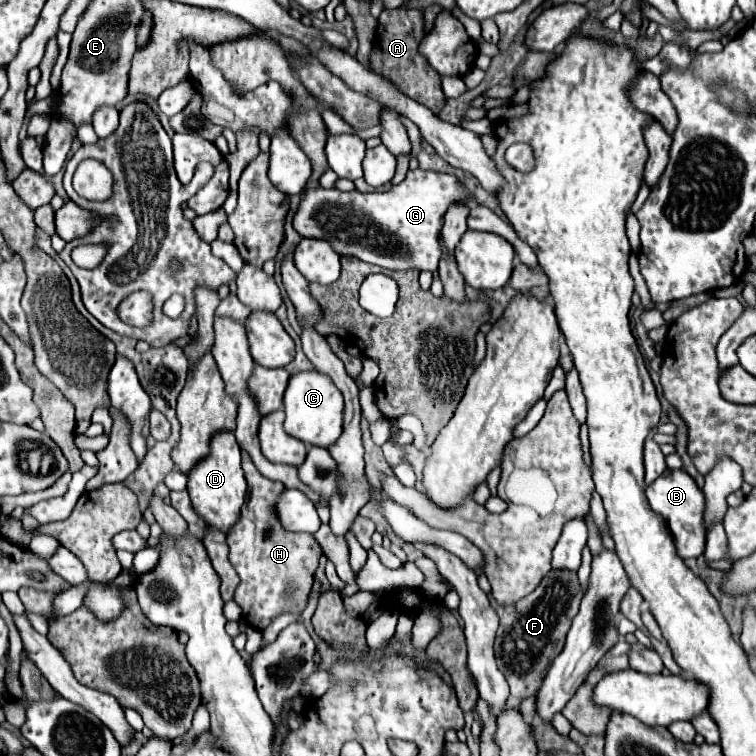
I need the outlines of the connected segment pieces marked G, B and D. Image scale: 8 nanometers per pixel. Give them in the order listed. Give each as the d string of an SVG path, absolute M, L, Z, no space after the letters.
M413 169L407 173L407 177L399 183L393 185L385 193L343 193L339 189L309 189L305 191L301 205L295 213L293 227L299 235L303 237L313 237L313 239L325 239L331 243L333 251L345 257L357 257L365 263L391 269L391 271L407 271L407 269L417 269L417 271L437 271L439 263L439 233L443 227L443 215L453 203L471 203L471 193L467 187L449 173L437 173L437 171L423 171L423 169Z
M683 469L665 471L665 475L655 479L647 487L647 499L649 499L651 509L665 519L669 531L673 533L677 555L681 559L703 555L705 551L705 529L703 529L705 497L703 497L703 491L697 487L697 483Z
M219 431L211 437L211 451L203 461L199 461L193 471L189 471L187 491L191 495L193 507L199 513L199 517L213 529L219 529L223 533L229 531L229 527L239 519L241 505L245 503L247 495L247 481L243 477L241 469L241 449L235 441L235 435L229 431Z

